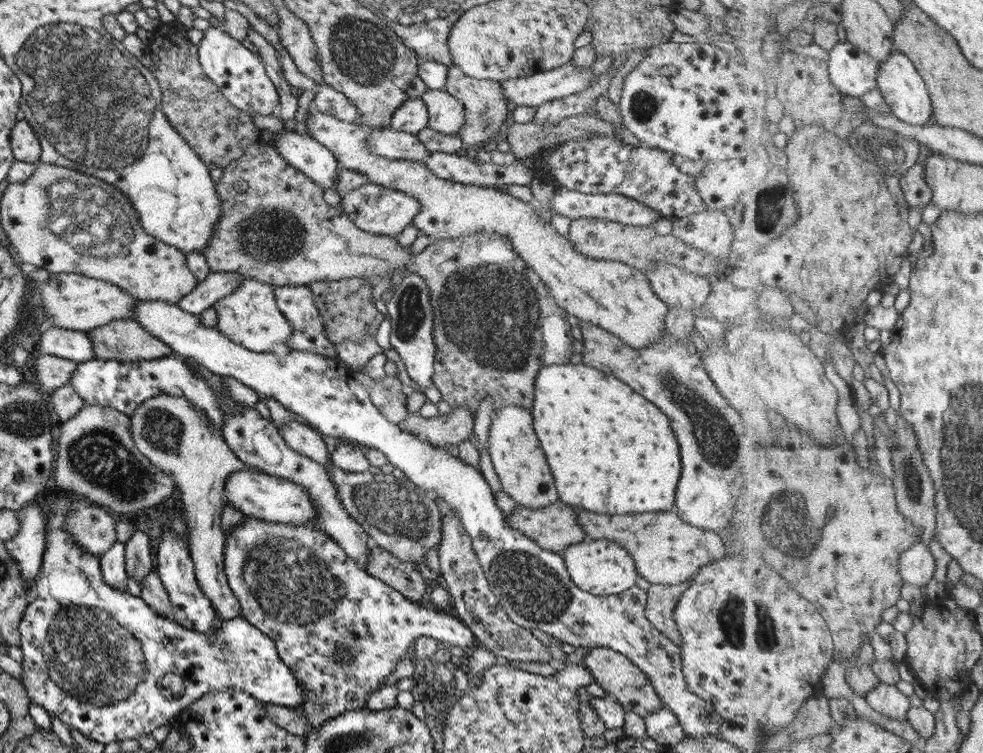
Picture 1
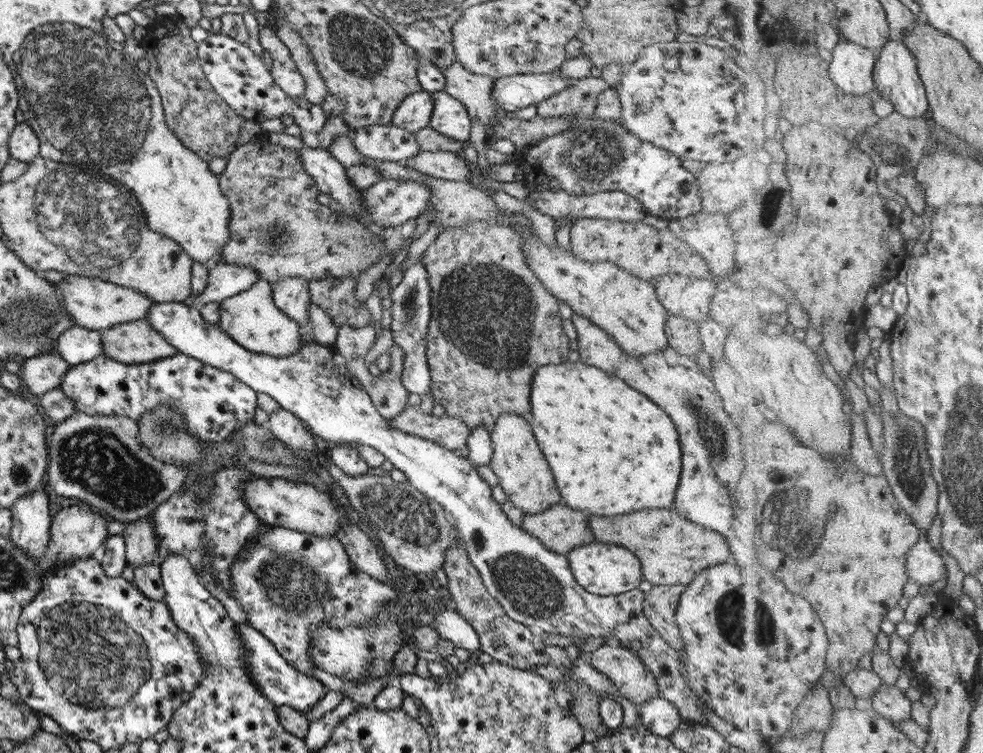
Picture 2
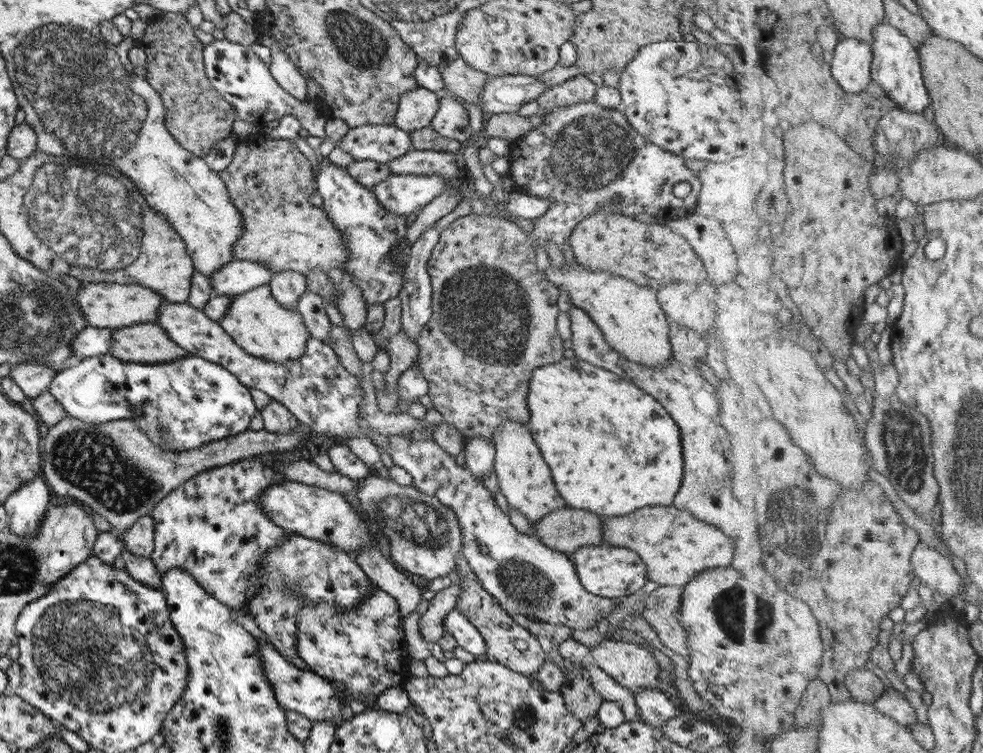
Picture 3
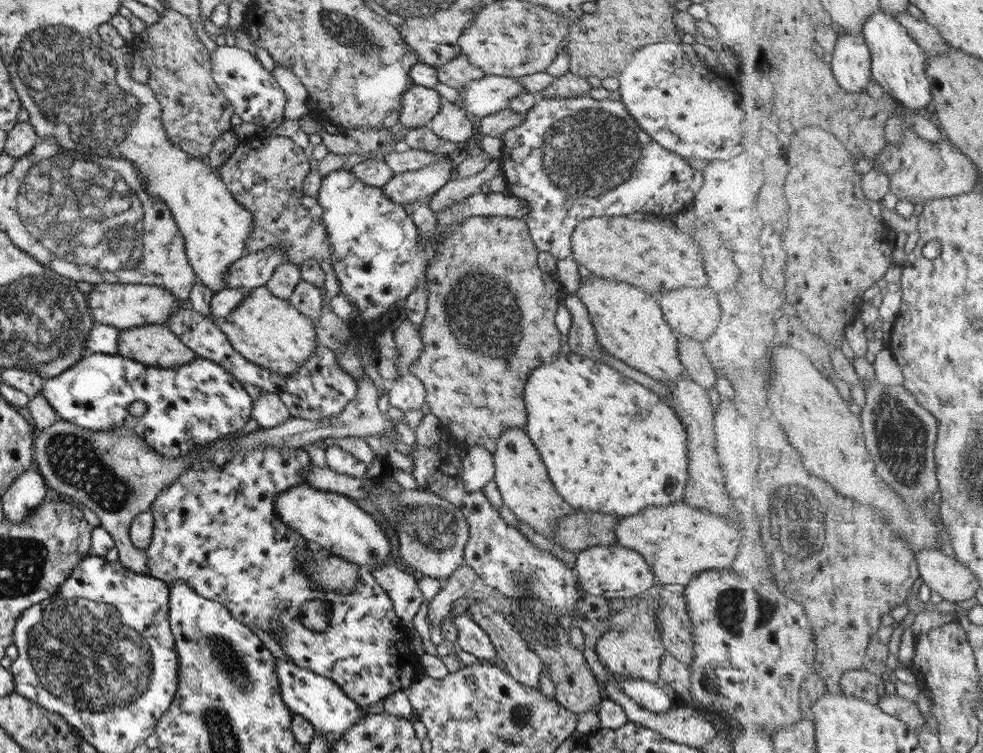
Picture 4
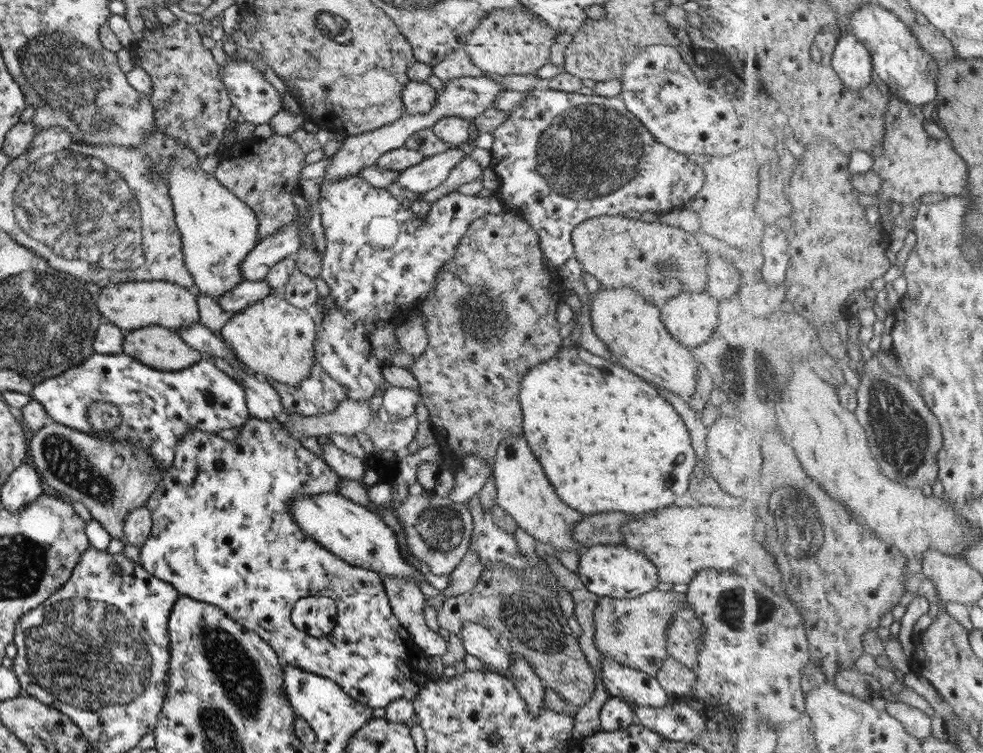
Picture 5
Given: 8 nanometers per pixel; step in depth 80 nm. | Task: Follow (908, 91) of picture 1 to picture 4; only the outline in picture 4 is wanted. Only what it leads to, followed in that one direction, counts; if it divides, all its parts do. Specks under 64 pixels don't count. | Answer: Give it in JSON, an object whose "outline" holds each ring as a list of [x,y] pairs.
{"outline":[[[882,10],[872,14],[864,24],[863,34],[872,51],[873,79],[882,85],[895,102],[905,104],[909,110],[918,110],[934,101],[933,86],[926,73],[929,54],[924,47],[909,34],[909,31],[895,17]]]}

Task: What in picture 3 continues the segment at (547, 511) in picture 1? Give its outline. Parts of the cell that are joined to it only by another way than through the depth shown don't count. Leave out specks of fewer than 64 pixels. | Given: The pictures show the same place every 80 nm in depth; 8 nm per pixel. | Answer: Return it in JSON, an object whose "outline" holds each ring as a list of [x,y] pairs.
{"outline":[[[552,510],[530,525],[545,546],[566,555],[585,545],[603,544],[599,518],[585,510]]]}

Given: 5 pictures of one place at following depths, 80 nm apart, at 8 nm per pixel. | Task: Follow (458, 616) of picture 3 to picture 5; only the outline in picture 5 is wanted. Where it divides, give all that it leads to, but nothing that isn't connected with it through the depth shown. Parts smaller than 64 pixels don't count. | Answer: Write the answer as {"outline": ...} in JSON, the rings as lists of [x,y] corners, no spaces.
{"outline":[[[465,622],[458,634],[464,651],[478,658],[484,667],[501,674],[508,669],[509,651],[503,649],[486,628]]]}

